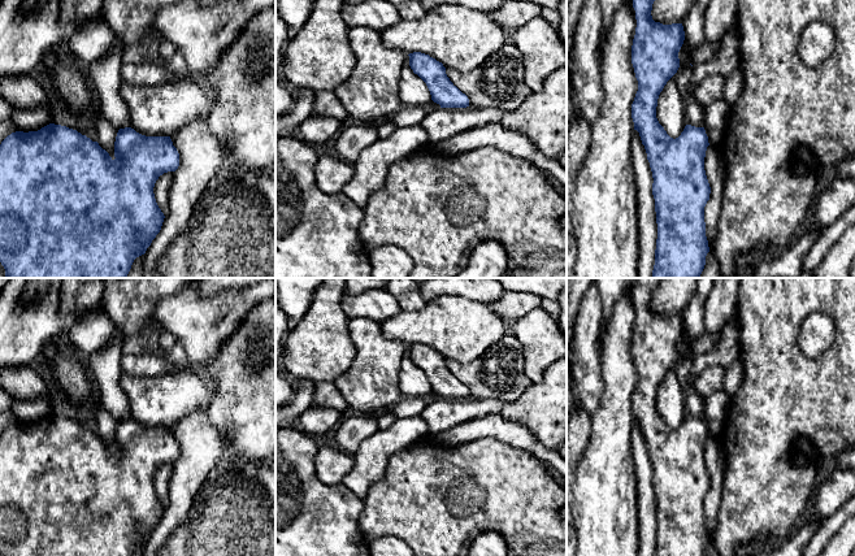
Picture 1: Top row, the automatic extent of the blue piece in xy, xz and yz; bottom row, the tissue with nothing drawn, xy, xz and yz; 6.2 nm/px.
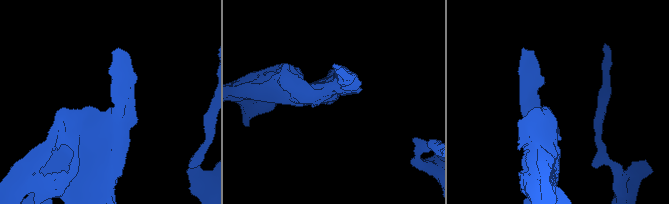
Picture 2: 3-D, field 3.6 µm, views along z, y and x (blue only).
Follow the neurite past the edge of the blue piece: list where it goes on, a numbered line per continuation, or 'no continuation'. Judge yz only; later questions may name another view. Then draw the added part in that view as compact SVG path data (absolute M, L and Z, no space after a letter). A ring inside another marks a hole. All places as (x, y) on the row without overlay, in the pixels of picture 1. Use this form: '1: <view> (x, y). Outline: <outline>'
no continuation

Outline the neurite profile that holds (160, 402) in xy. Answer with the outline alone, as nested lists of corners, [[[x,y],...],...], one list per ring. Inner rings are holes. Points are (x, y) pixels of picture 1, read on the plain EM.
[[[190,368],[153,378],[136,377],[122,370],[121,387],[130,400],[131,420],[146,427],[170,427],[196,411],[208,409],[216,391],[216,379],[201,377]]]

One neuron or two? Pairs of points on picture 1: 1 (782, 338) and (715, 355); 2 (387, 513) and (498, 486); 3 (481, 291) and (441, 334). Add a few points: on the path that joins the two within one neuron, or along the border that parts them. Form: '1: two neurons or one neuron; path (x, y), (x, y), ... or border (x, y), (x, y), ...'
1: two neurons; border (738, 318), (741, 359)
2: one neuron; path (415, 492), (430, 477), (443, 472), (471, 472)
3: two neurons; border (442, 295), (461, 295), (487, 304)

